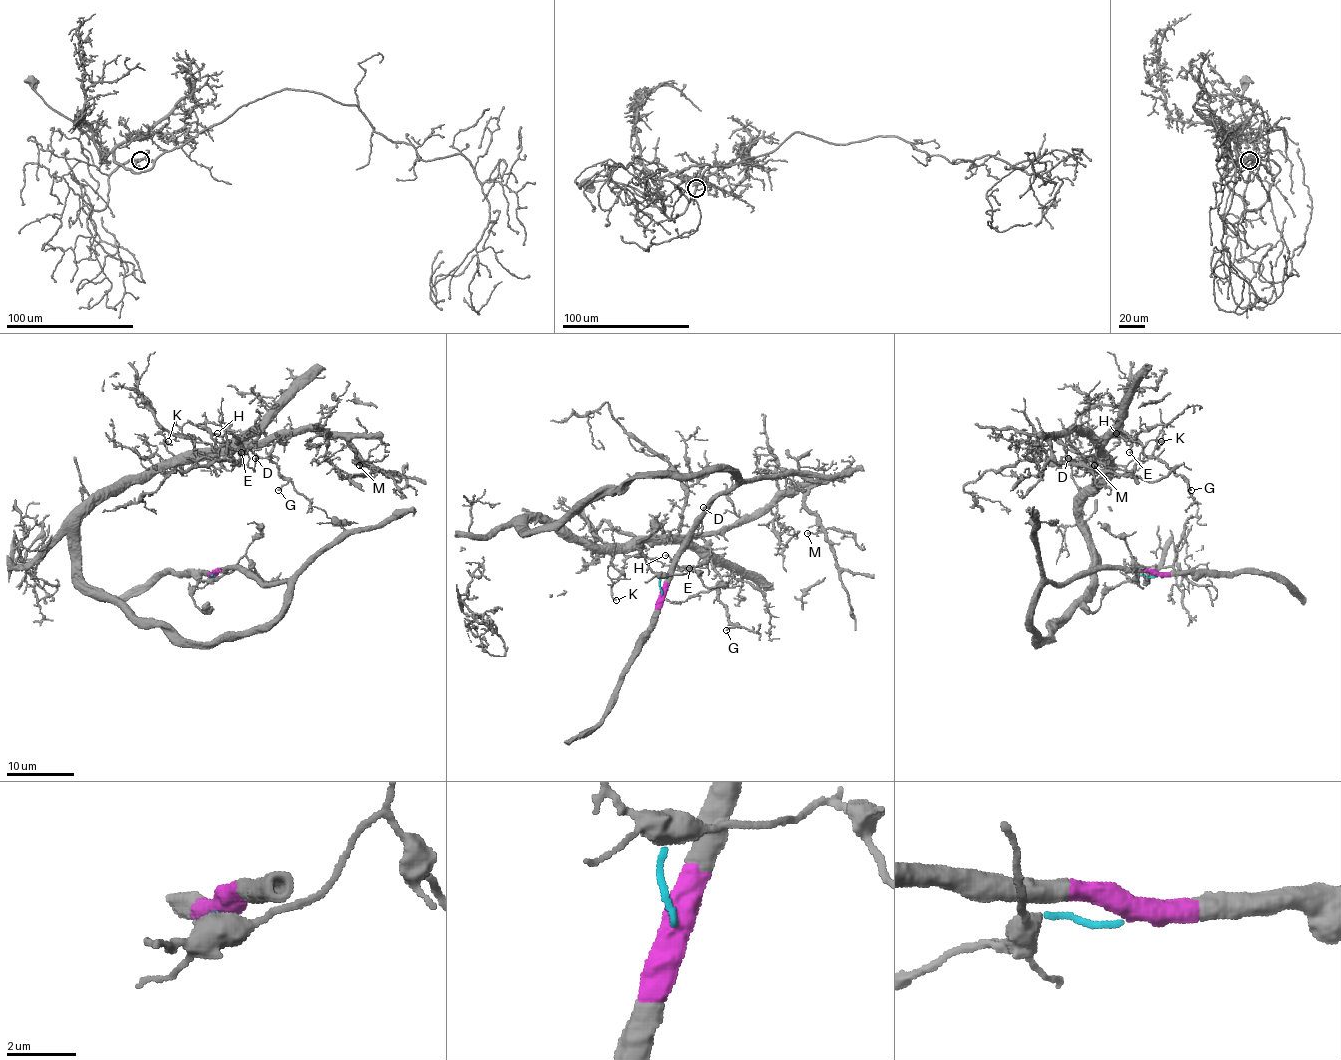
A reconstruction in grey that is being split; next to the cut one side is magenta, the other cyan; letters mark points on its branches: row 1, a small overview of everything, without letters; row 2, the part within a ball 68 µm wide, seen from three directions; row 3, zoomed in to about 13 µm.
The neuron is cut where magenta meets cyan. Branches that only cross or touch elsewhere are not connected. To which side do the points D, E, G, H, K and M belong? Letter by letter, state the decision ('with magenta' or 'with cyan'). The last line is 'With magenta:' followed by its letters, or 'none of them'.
D: with magenta
E: with magenta
G: with magenta
H: with magenta
K: with magenta
M: with magenta
With magenta: D, E, G, H, K, M

